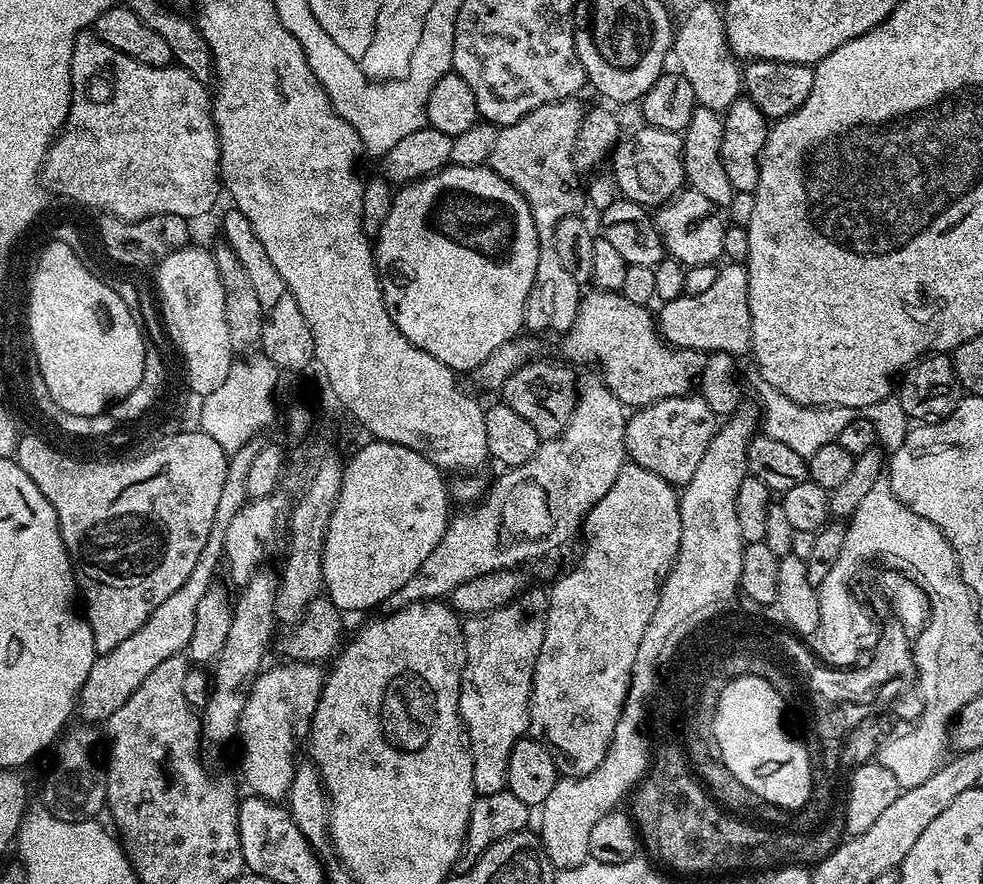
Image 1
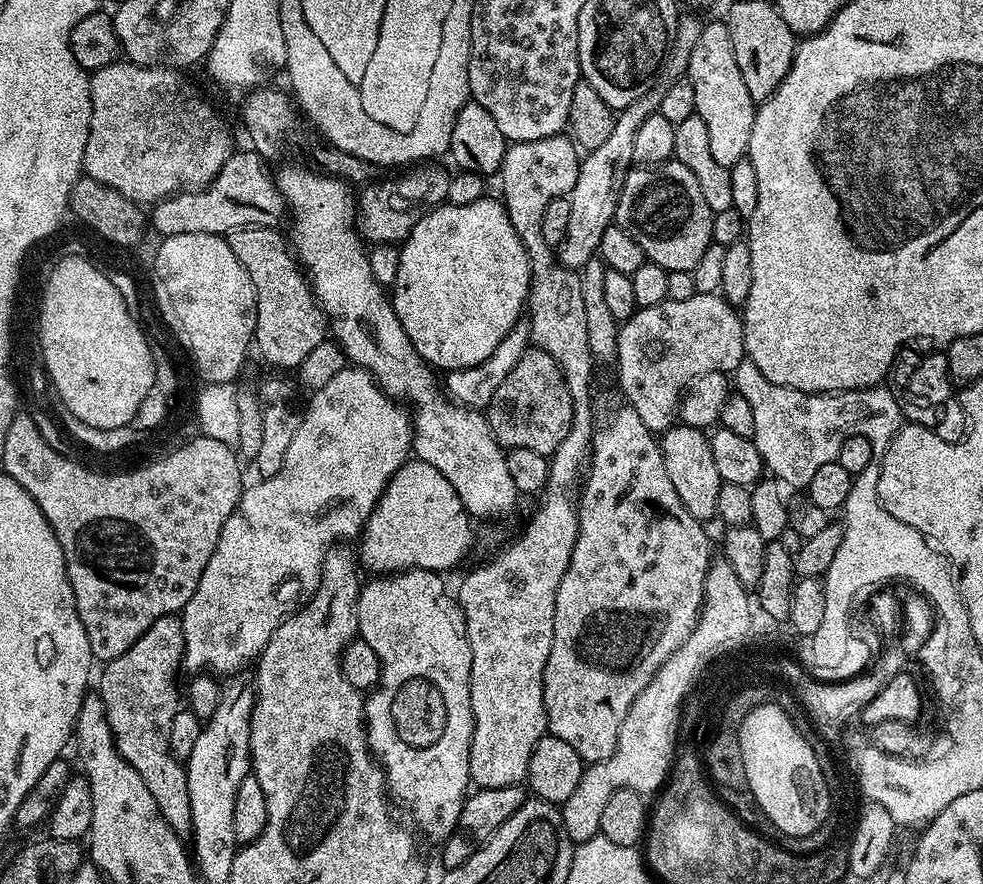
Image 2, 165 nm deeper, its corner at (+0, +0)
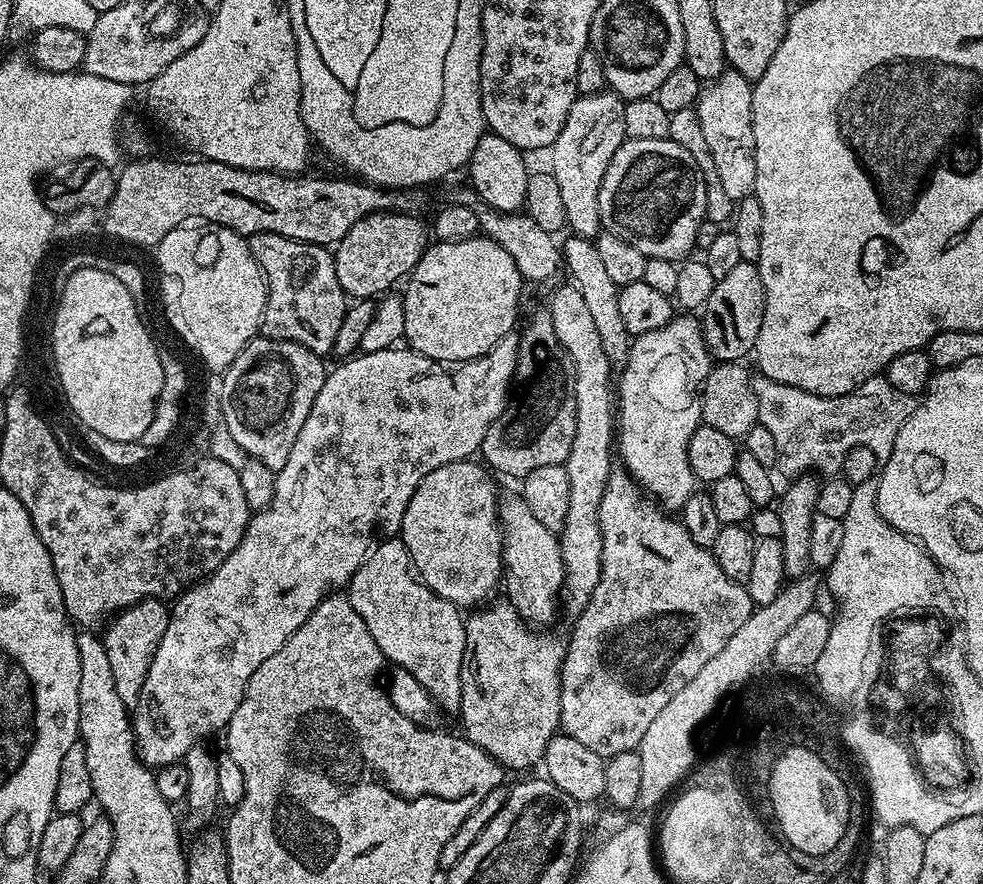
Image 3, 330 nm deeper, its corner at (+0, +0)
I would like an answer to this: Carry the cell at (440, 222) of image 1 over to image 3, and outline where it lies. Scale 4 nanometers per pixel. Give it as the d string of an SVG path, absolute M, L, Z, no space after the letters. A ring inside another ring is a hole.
M483 234L465 240L433 243L407 277L407 284L408 289L402 292L406 310L404 340L407 347L431 360L459 362L484 356L496 345L498 338L517 327L516 307L520 304L522 285L520 271L518 266L514 266L514 258L502 246Z

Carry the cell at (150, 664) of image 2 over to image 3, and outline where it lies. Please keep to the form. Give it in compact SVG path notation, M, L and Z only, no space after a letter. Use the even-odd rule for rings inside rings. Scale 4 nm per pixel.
M143 600L117 612L111 623L103 629L102 639L106 646L106 655L110 657L114 686L120 696L139 697L142 682L146 682L146 674L154 658L154 650L158 650L158 642L162 642L162 634L166 634L169 615L170 608L165 601Z

